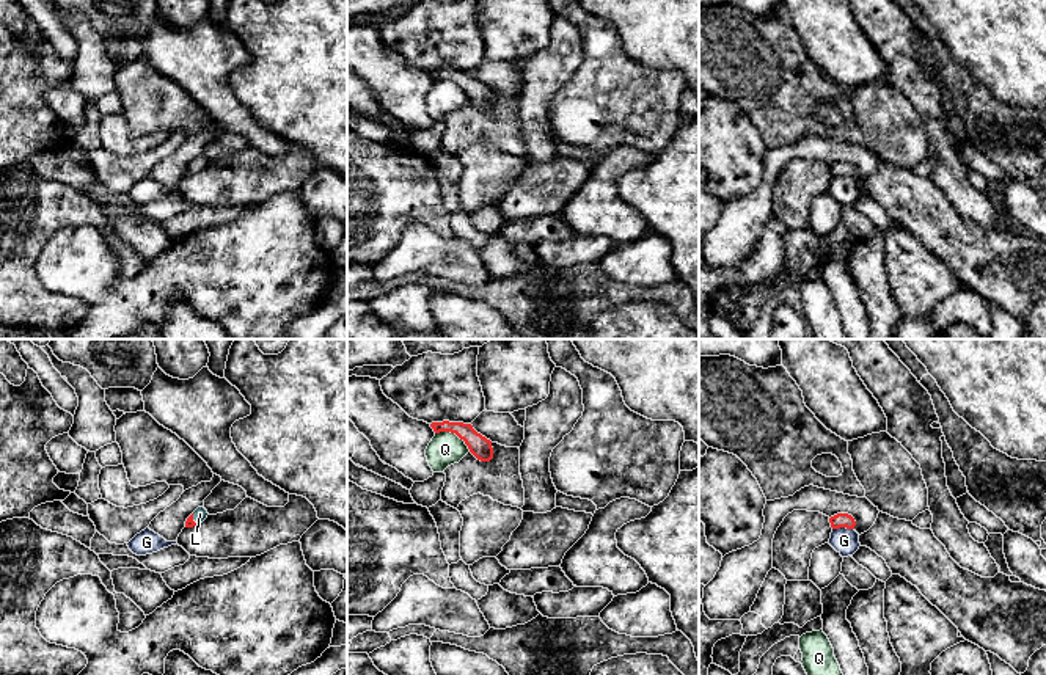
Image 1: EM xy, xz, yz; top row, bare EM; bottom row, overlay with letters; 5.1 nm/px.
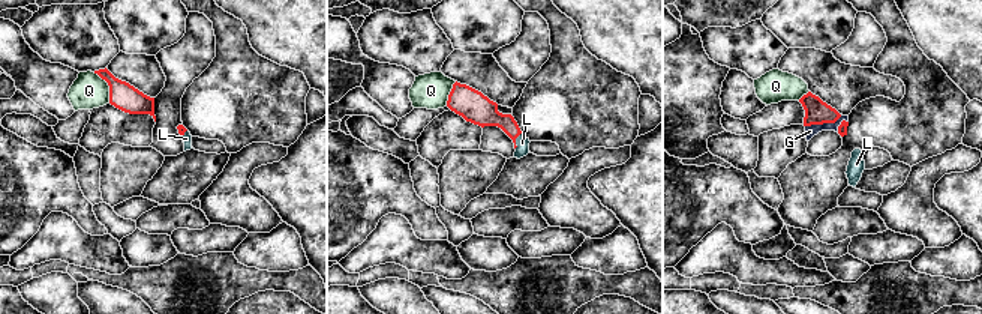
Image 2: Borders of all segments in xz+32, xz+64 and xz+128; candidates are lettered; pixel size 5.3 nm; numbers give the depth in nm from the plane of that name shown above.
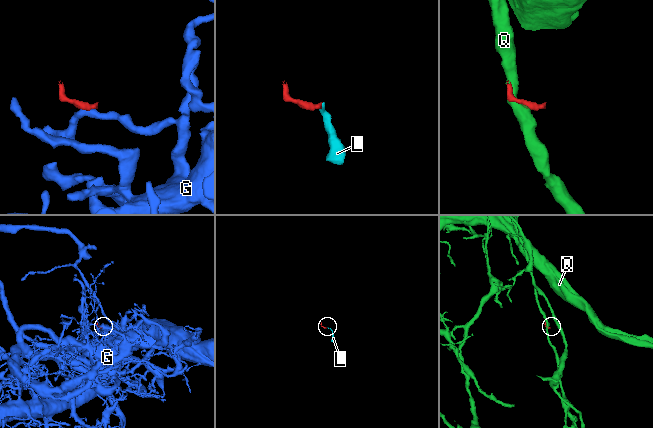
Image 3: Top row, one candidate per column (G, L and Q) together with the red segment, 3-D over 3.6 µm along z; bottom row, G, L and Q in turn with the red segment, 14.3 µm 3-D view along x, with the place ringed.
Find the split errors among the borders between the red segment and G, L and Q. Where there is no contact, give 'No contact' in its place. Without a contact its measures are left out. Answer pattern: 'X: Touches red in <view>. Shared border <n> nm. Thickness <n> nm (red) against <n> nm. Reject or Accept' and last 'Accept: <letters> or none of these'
G: Touches red in yz. Shared border 110 nm. Thickness 80 nm (red) against 130 nm. Reject
L: Touches red in xy. Shared border 60 nm. Thickness 50 nm (red) against 70 nm. Accept
Q: Touches red in xz. Shared border 200 nm. Thickness 110 nm (red) against 170 nm. Reject
Accept: L

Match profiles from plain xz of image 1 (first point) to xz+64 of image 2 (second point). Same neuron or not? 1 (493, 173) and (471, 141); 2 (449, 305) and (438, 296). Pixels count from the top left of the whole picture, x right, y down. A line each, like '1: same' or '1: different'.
1: different
2: same

